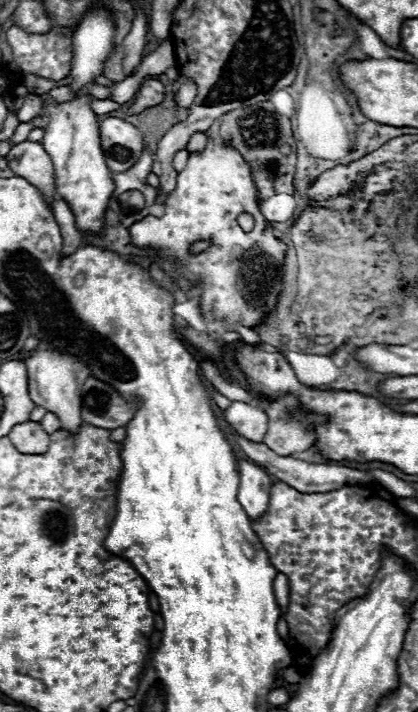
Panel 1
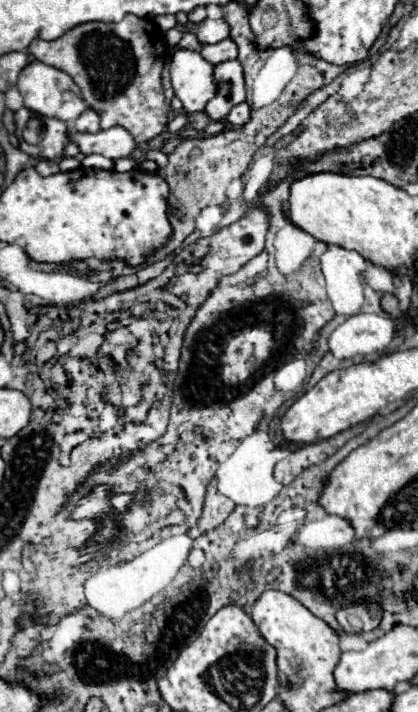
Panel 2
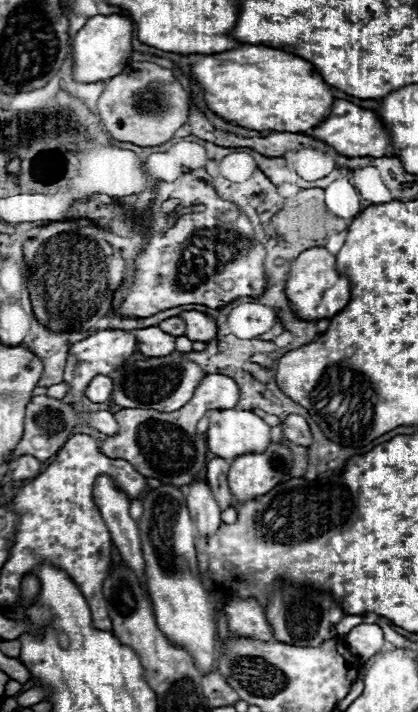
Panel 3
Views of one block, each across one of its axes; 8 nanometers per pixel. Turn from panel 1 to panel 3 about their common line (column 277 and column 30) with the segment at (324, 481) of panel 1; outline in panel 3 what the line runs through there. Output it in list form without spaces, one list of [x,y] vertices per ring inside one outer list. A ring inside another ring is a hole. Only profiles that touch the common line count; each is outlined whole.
[[[24,454],[18,458],[18,466],[14,470],[14,480],[28,480],[28,478],[34,478],[38,472],[40,472],[40,462],[34,456]]]

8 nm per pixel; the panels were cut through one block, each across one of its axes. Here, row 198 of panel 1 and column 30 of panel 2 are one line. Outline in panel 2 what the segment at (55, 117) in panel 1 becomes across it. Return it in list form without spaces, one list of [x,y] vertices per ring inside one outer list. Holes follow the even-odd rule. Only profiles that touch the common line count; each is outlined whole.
[[[32,60],[22,72],[20,72],[20,78],[18,78],[18,90],[24,98],[24,106],[30,108],[32,112],[38,112],[42,116],[50,116],[50,118],[58,118],[58,120],[64,120],[64,122],[70,122],[70,120],[76,120],[86,108],[88,104],[84,102],[82,98],[82,92],[80,88],[76,86],[76,82],[62,70],[58,68],[52,68],[48,64],[42,64],[38,60]]]

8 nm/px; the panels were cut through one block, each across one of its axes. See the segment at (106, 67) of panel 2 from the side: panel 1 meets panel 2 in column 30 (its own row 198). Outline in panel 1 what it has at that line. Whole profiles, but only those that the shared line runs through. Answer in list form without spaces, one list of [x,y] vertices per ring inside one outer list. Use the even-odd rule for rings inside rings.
[[[20,142],[16,144],[8,156],[8,168],[16,174],[28,180],[38,192],[44,196],[48,206],[54,202],[56,194],[56,180],[54,180],[54,166],[46,150],[40,142]]]

